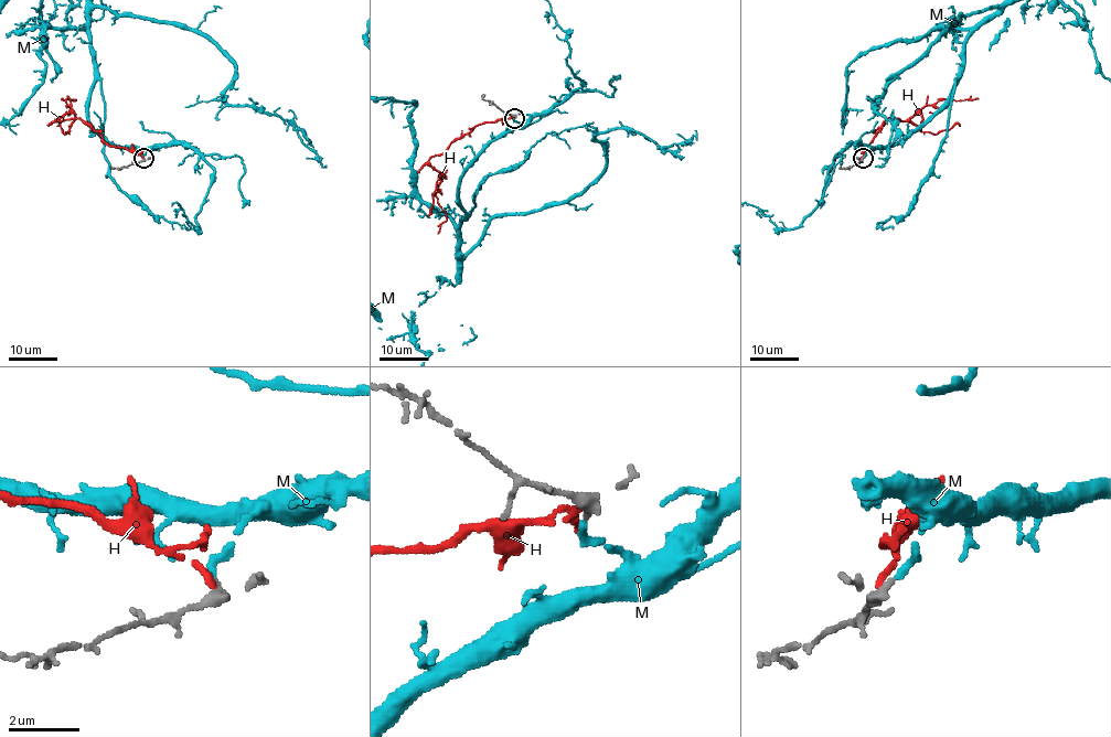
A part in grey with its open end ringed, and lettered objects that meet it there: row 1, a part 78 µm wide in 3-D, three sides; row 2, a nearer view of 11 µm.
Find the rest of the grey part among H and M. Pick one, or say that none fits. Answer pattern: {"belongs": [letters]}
{"belongs": ["M"]}

